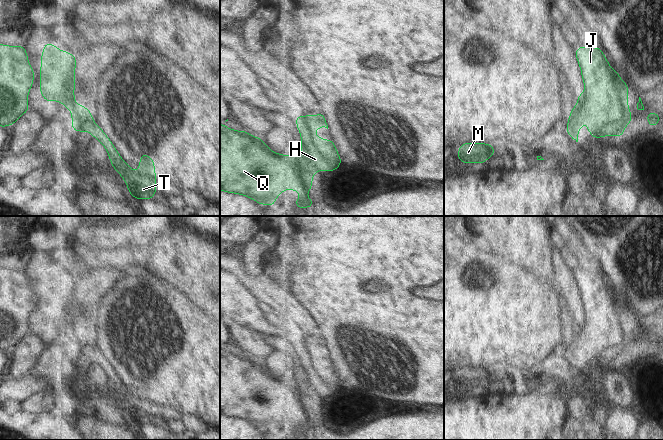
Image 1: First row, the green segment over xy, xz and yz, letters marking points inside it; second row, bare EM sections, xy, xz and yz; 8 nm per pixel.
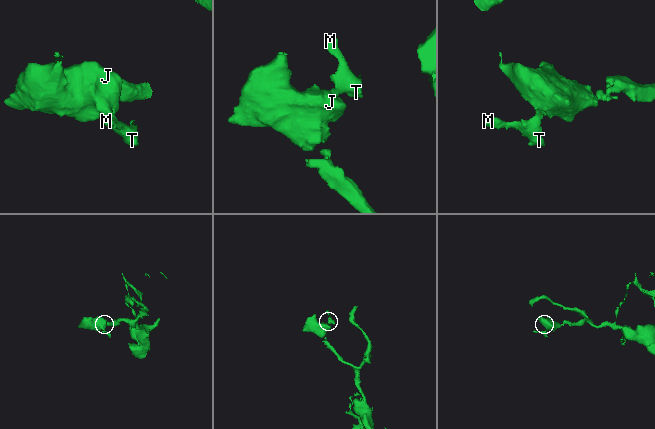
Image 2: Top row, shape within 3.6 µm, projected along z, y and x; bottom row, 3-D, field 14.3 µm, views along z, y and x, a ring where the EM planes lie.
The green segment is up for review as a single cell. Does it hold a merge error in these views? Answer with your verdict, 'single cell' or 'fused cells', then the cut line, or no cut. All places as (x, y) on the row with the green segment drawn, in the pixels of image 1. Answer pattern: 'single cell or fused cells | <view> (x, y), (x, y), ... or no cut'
single cell | no cut

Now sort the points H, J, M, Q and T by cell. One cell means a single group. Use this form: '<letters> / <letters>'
H J M Q T

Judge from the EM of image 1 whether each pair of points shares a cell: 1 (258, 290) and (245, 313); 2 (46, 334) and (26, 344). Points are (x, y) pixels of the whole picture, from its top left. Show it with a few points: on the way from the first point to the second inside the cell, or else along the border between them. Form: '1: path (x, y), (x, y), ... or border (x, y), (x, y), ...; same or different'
1: border (237, 280), (247, 291), (260, 296); different
2: border (39, 333), (45, 343); different

